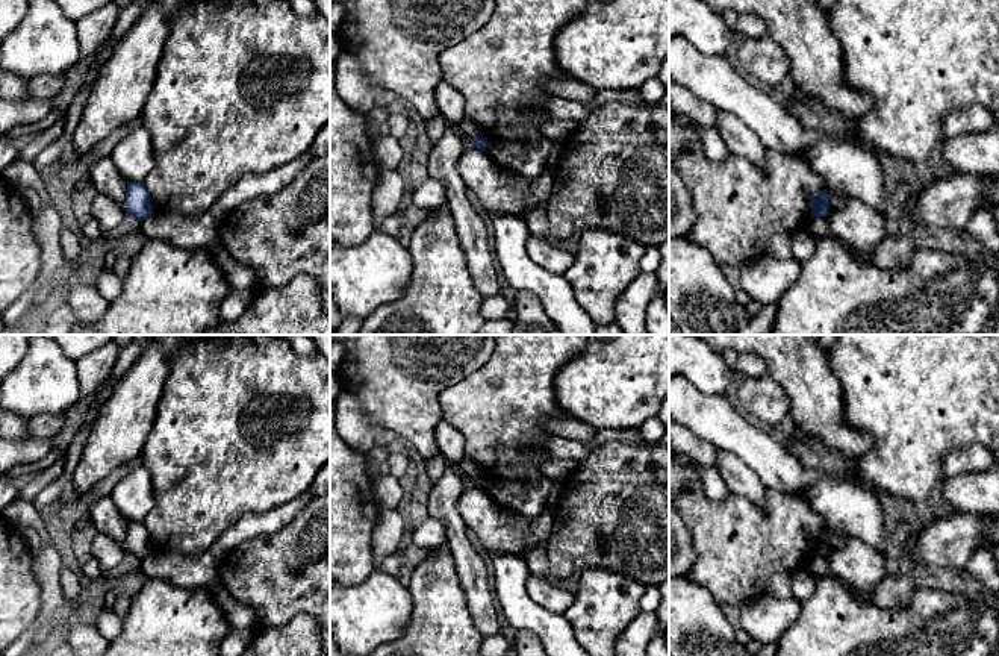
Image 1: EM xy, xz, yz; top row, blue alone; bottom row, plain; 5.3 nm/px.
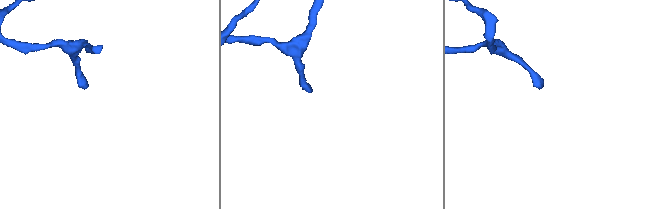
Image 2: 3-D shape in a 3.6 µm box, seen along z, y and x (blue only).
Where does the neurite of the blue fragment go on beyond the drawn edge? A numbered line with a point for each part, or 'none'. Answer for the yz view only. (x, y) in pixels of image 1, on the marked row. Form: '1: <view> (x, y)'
none

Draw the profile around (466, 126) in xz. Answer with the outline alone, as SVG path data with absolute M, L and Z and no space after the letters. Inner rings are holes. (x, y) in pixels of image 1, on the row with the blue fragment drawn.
M465 115L462 120L456 121L454 126L457 127L462 136L483 136L487 138L481 126L478 126L471 117Z

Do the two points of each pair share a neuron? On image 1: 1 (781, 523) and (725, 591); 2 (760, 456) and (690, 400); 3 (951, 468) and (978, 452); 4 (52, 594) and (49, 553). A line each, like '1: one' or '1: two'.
1: one
2: one
3: one
4: one

